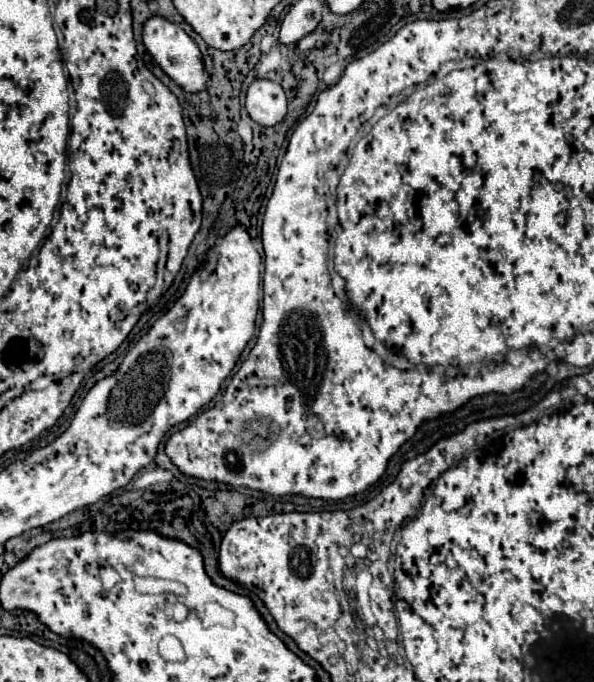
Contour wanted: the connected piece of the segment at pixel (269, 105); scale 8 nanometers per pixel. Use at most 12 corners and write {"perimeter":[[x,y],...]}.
{"perimeter":[[256,79],[246,111],[262,127],[286,115],[284,89]]}

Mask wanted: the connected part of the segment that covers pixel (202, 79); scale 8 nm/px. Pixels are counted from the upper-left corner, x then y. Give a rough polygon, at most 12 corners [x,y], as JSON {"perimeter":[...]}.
{"perimeter":[[144,23],[142,39],[176,85],[206,89],[202,53],[180,25]]}

